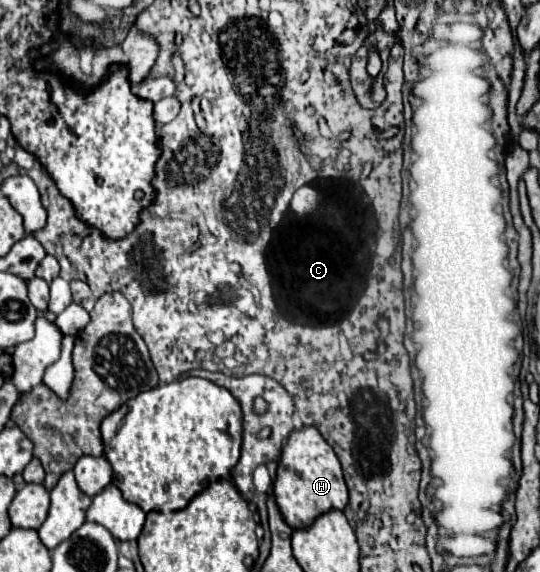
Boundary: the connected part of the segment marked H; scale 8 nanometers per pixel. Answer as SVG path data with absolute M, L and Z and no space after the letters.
M303 427L289 435L277 467L273 493L285 523L295 531L309 529L323 513L333 509L343 511L347 507L349 491L341 473L341 463L315 427Z

